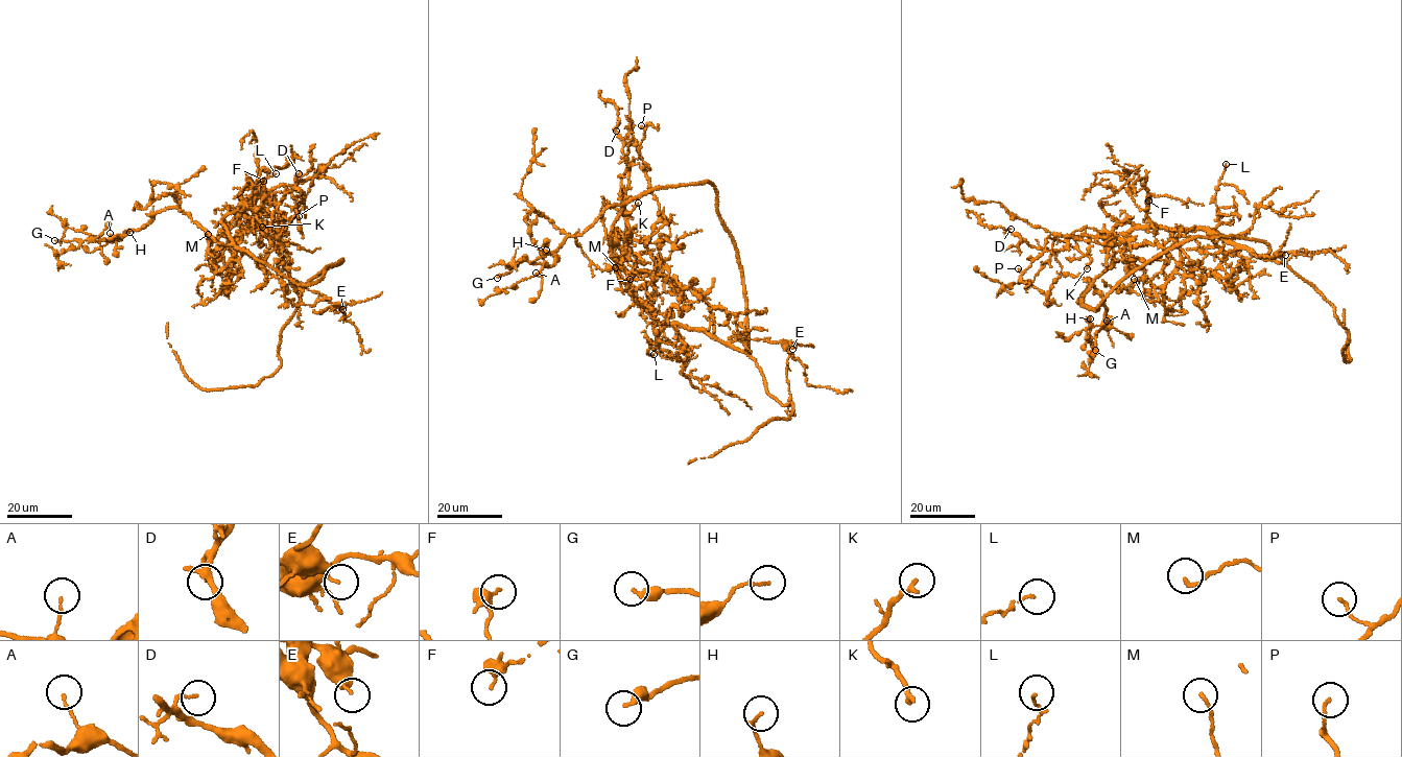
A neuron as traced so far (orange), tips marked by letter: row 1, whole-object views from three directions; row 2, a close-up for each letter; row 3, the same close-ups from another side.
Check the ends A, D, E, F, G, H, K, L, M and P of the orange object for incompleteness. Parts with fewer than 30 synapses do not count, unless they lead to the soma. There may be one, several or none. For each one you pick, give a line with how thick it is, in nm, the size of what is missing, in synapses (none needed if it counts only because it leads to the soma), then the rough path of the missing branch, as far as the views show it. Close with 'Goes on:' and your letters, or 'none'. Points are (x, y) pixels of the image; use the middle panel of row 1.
K: 200 nm | 40 syn | (638, 203), (643, 191), (656, 190), (660, 183)
Goes on: K

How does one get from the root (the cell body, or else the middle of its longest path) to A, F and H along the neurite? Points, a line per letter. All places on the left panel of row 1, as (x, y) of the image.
A: (243, 202), (247, 186), (262, 197), (256, 192), (223, 218), (230, 245), (176, 208), (116, 240), (110, 233)
F: (243, 202), (252, 199), (264, 188), (263, 181)
H: (243, 202), (247, 186), (262, 197), (256, 192), (223, 218), (230, 245), (176, 208), (129, 232)

